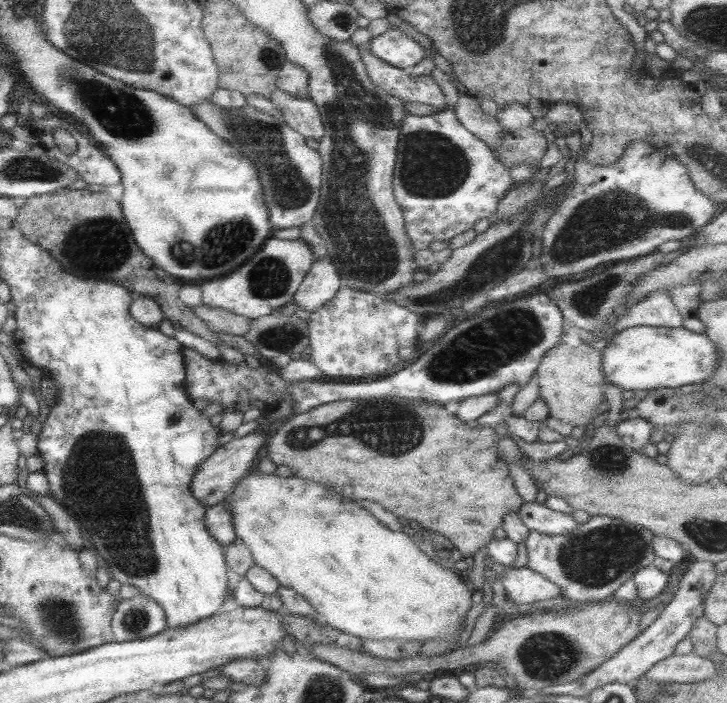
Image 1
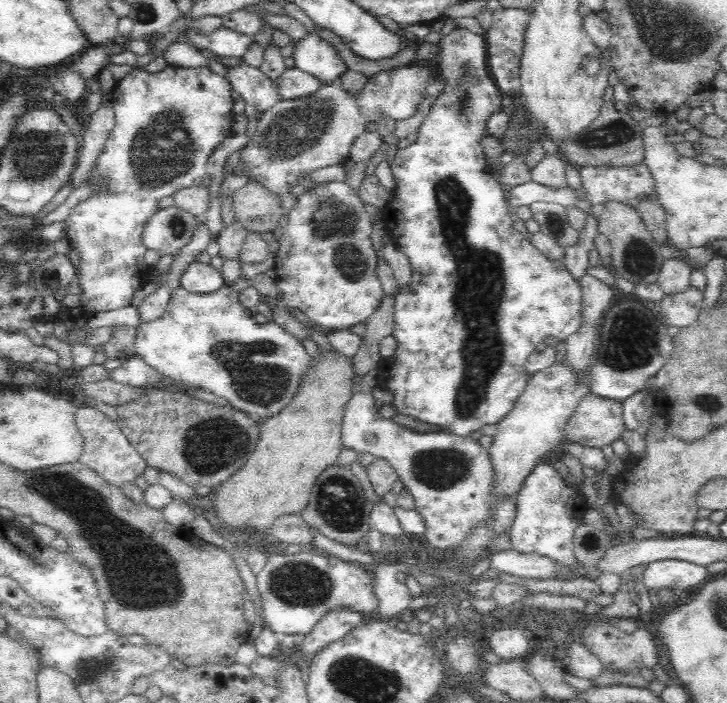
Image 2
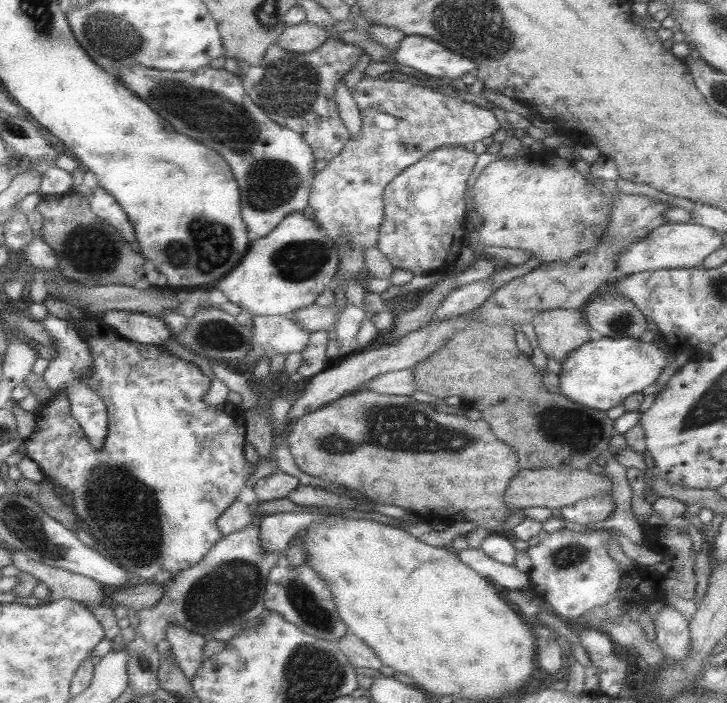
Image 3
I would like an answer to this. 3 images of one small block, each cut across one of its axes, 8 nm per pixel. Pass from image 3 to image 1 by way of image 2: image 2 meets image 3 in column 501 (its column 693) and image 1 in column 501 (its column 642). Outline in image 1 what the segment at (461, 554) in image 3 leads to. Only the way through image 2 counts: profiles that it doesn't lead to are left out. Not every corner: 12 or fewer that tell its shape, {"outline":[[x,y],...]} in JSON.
{"outline":[[527,566],[498,579],[515,604],[561,596],[560,587]]}

